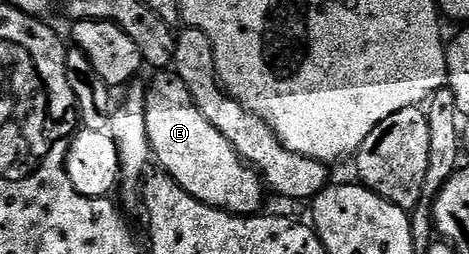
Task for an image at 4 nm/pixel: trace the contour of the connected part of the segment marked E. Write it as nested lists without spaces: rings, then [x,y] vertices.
[[[158,72],[153,76],[155,78],[146,86],[146,123],[153,157],[162,165],[159,167],[196,200],[214,206],[217,210],[243,216],[259,213],[263,209],[264,183],[257,170],[238,155],[236,148],[232,148],[232,144],[228,144],[228,140],[224,140],[224,136],[216,132],[208,120],[204,120],[200,108],[194,106],[188,88],[184,88],[184,80],[180,80],[173,72]]]

